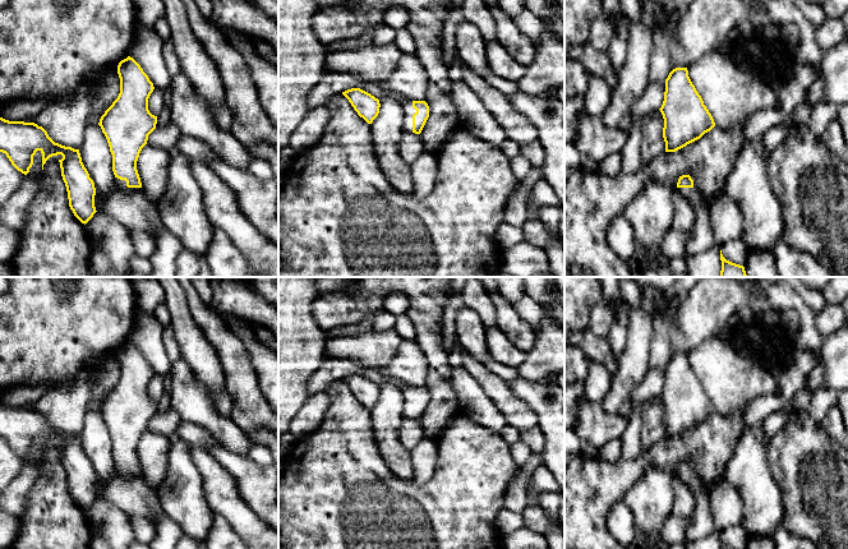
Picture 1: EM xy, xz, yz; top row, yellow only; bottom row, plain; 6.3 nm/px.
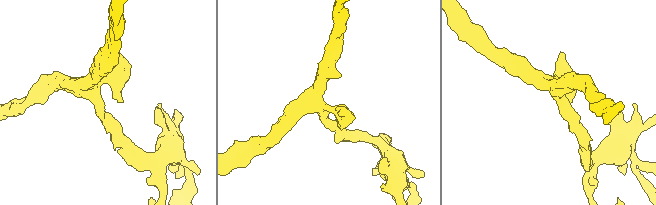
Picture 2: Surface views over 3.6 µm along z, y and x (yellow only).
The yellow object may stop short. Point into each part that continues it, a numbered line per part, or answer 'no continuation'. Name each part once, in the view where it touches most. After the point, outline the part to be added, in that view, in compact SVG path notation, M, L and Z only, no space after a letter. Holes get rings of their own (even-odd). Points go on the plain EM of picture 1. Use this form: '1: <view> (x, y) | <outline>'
1: xz (409, 396) | M406 387L401 391L404 395L404 417L413 419L413 401L416 396L413 393L413 387Z

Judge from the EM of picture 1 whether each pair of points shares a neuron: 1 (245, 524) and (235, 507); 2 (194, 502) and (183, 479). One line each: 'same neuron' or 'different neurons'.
1: same neuron
2: same neuron

